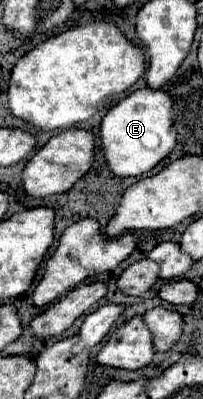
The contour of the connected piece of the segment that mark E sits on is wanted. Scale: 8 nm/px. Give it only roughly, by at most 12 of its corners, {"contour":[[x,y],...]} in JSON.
{"contour":[[135,90],[101,120],[117,178],[143,176],[175,146],[173,102]]}

